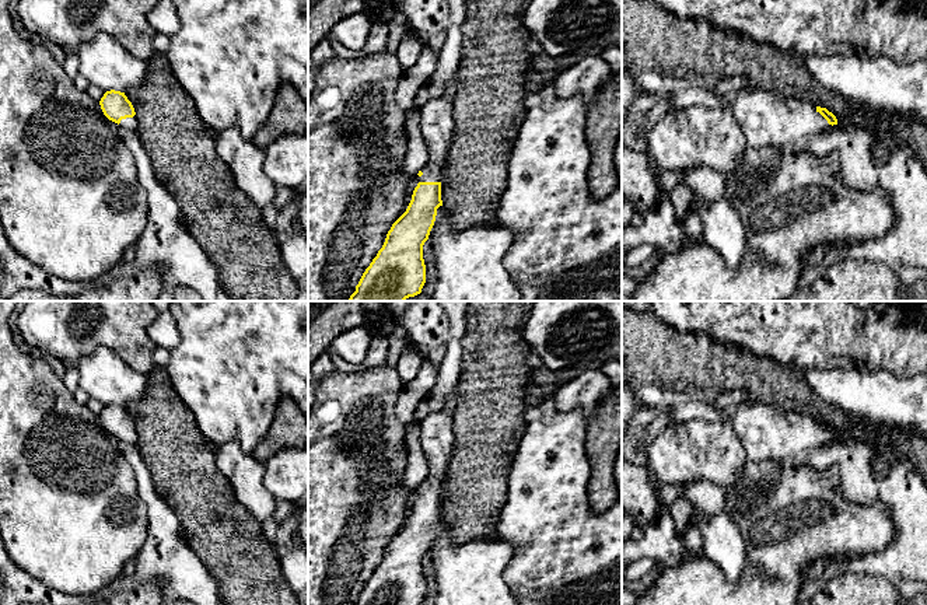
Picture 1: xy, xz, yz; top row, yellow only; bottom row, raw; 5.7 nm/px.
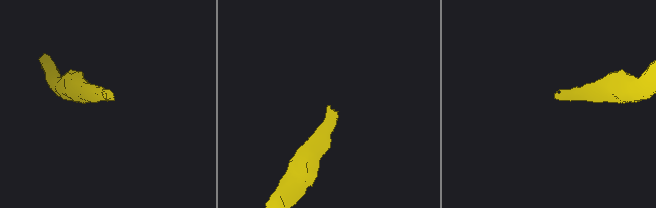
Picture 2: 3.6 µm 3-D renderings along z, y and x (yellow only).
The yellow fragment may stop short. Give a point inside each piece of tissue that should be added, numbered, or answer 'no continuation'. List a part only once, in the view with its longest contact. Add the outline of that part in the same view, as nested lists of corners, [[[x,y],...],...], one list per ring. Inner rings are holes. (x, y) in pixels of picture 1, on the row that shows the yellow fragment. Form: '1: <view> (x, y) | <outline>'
1: yz (766, 119) | [[[760,88],[738,90],[731,97],[731,109],[752,148],[781,147],[793,151],[807,136],[832,127],[815,105]]]

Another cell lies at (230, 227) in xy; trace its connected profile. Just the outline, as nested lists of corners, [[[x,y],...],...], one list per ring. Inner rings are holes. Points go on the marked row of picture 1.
[[[164,53],[151,57],[144,80],[126,90],[125,95],[134,108],[139,122],[136,133],[151,158],[155,179],[176,200],[188,230],[217,269],[223,290],[235,301],[295,301],[301,287],[283,260],[274,230],[265,223],[262,210],[237,186],[234,174],[217,157],[216,133],[199,116]]]

